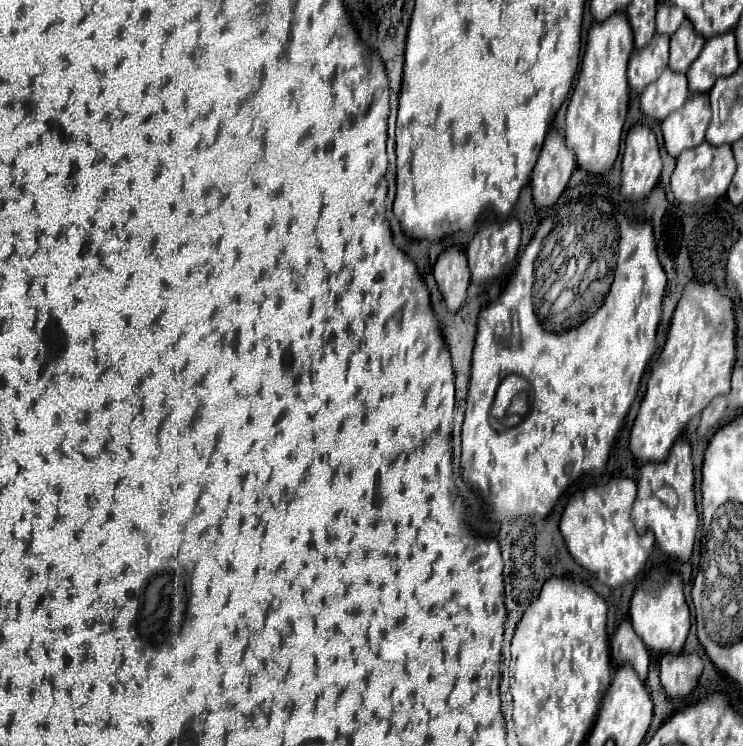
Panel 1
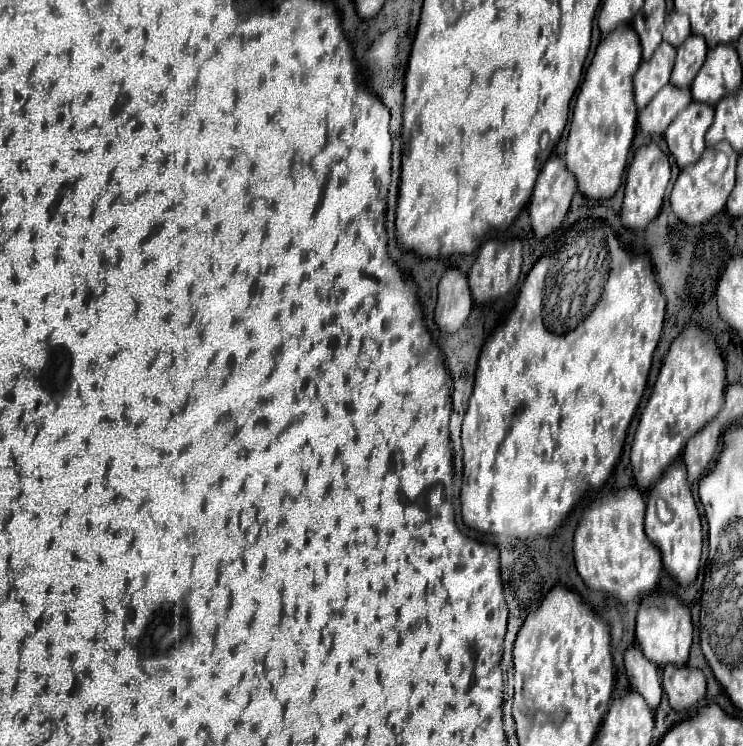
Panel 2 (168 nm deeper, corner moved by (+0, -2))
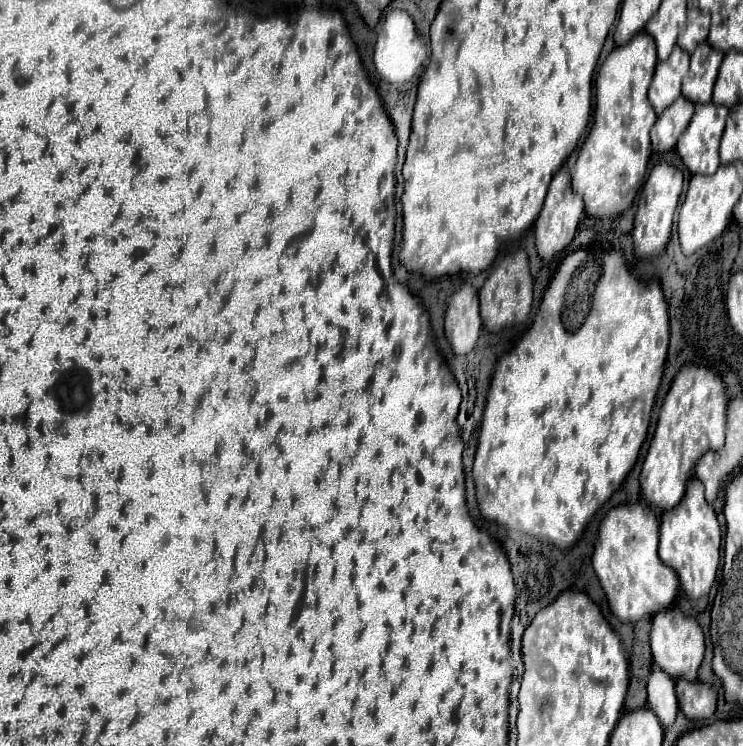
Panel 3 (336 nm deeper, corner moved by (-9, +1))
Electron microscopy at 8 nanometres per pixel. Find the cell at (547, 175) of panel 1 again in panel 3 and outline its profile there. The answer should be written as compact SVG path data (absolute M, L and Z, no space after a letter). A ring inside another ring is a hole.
M563 166L555 178L549 184L549 192L545 198L545 204L535 220L535 238L537 238L537 252L541 256L541 260L551 260L555 254L559 254L575 236L577 226L583 218L583 198L579 194L573 192L571 188L571 174L567 170L567 166Z

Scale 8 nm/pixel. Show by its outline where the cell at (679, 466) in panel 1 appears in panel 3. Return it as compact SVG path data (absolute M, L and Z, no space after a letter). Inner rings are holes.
M691 478L691 482L687 482L683 502L679 502L675 510L667 510L667 514L661 514L659 558L677 572L681 590L689 598L697 600L705 596L715 582L719 568L719 548L721 548L721 530L717 516L703 496L703 484L697 478Z

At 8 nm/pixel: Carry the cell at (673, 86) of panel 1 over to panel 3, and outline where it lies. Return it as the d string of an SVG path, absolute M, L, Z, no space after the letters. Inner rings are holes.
M679 96L667 110L657 118L655 126L651 128L651 148L655 152L665 152L677 144L677 138L687 128L691 116L693 116L695 104L691 104L687 98Z

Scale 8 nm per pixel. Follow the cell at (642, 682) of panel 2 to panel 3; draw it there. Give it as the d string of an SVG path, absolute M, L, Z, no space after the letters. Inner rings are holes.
M657 664L651 666L651 674L647 678L647 706L657 714L663 726L669 726L675 720L679 708L675 698L675 680Z

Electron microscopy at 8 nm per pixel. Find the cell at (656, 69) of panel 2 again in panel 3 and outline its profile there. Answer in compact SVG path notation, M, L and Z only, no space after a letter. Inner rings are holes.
M675 46L669 60L657 62L655 74L649 86L649 102L657 116L681 94L681 80L689 70L689 54Z

